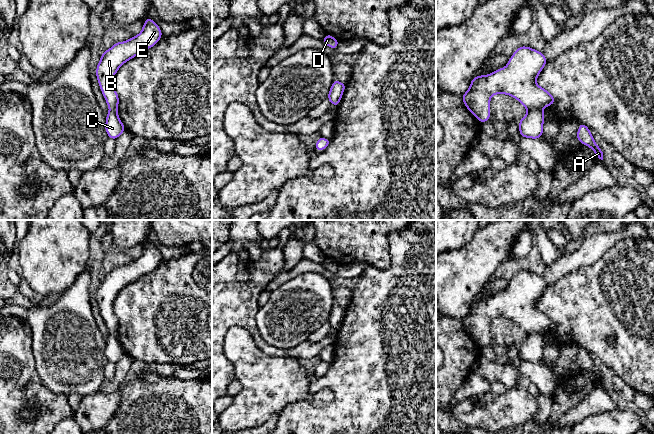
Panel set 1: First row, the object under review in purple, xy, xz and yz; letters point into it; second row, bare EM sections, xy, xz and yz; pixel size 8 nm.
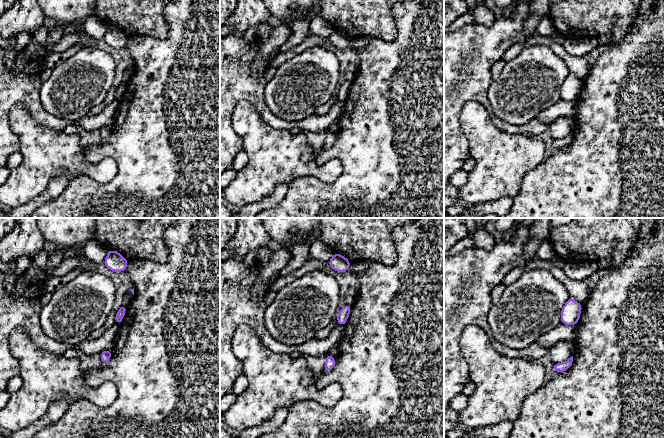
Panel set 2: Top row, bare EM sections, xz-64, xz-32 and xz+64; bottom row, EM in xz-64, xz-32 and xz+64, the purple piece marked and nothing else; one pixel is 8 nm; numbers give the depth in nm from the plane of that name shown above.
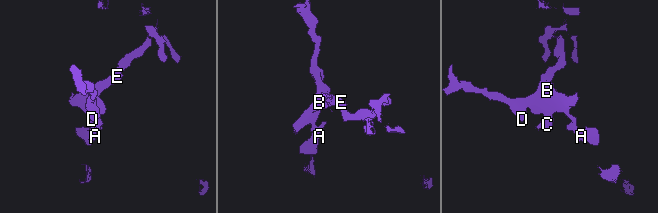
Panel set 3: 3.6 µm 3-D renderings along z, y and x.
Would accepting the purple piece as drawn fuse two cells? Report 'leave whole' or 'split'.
split

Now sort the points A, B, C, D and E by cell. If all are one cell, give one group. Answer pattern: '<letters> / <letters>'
A B D E / C

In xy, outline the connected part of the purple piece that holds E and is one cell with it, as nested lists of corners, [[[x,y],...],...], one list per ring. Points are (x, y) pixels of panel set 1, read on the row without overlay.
[[[146,242],[138,259],[123,266],[116,266],[111,272],[101,277],[101,283],[96,291],[96,302],[109,331],[107,344],[115,343],[118,338],[119,320],[113,308],[118,293],[142,275],[155,270],[162,260],[162,255],[156,246]]]

